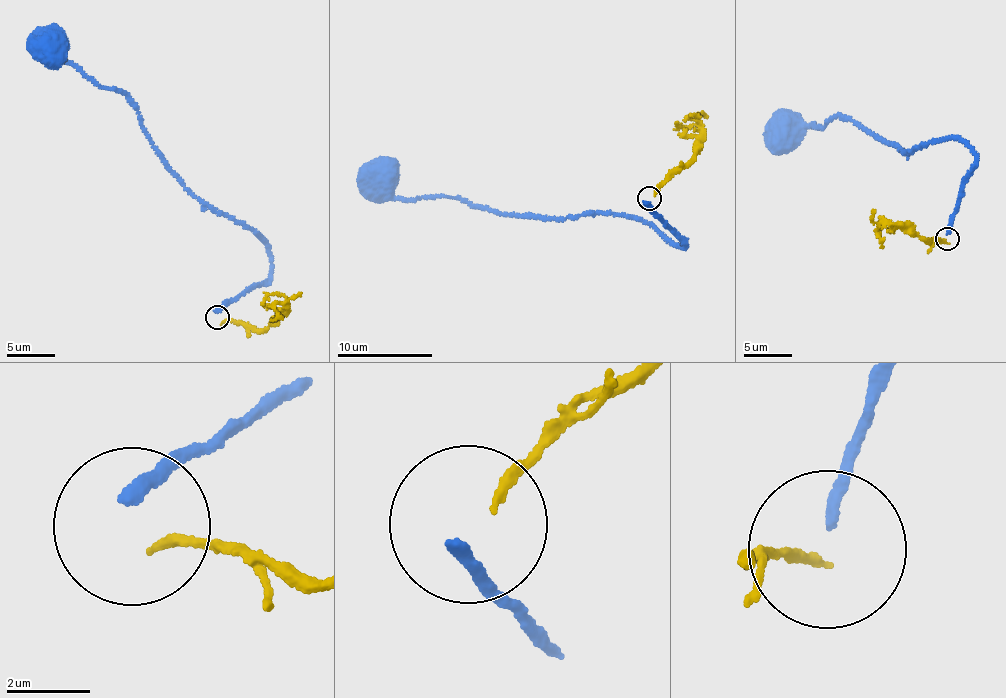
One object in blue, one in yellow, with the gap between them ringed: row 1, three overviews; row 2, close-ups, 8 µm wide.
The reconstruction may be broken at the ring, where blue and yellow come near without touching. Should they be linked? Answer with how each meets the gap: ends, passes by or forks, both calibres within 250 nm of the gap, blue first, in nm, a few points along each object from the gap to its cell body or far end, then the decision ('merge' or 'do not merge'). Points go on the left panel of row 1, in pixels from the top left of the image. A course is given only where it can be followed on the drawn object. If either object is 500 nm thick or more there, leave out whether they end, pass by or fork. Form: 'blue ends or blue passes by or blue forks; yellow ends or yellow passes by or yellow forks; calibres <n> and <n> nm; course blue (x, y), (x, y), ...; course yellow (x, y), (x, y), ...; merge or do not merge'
blue ends; yellow ends; calibres 280 and 200 nm; course blue (216, 311), (270, 277), (264, 244), (254, 229), (211, 211), (167, 169), (124, 95), (94, 85), (45, 47); course yellow (220, 324), (232, 319), (258, 330), (268, 326), (285, 307), (287, 301), (283, 295), (269, 294), (261, 304); do not merge

